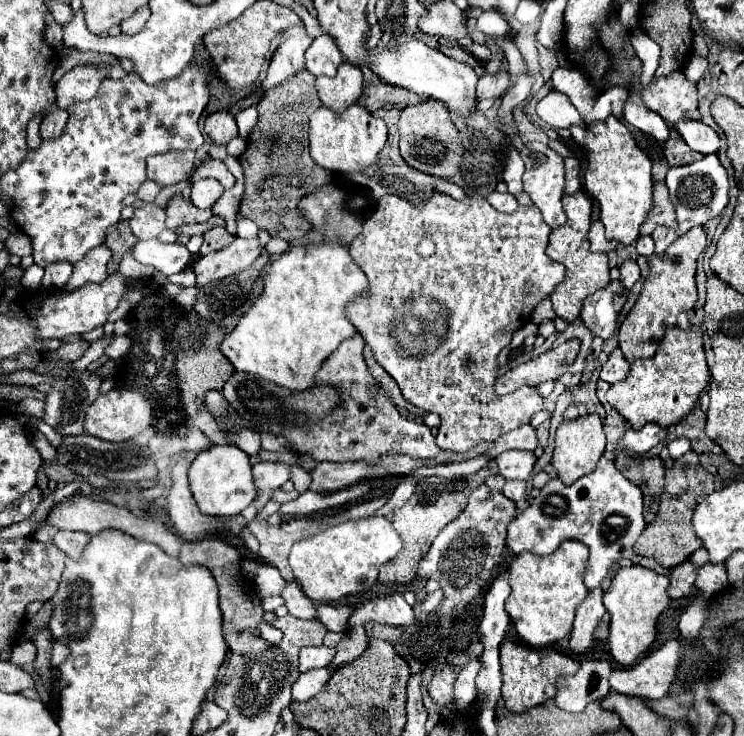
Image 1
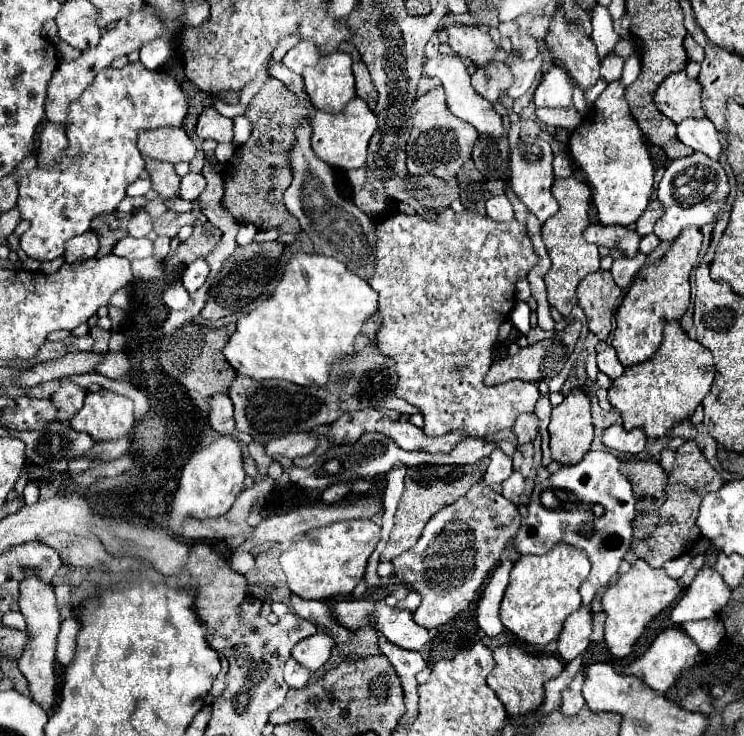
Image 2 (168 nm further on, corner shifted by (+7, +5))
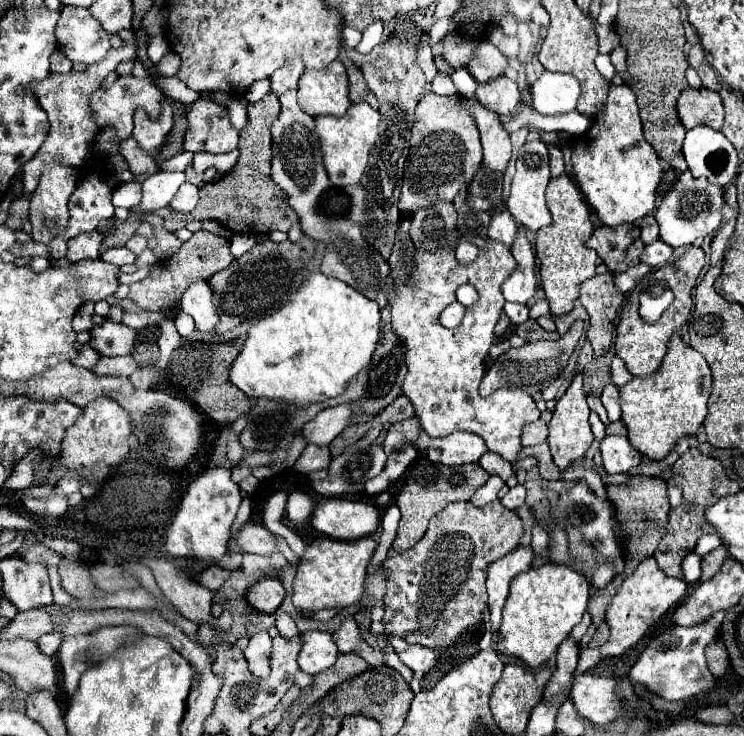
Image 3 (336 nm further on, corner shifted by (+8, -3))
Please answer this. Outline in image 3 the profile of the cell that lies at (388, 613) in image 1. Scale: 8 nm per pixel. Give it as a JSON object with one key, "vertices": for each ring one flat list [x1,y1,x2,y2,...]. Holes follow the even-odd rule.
{"vertices":[[389,634,387,640,395,648,397,656,401,658,401,662,405,666,409,666,413,672,425,674,437,662,437,656,439,656,437,650,431,650,431,648,425,648,425,646,417,646,417,644,407,644,403,638,397,638,397,634]]}

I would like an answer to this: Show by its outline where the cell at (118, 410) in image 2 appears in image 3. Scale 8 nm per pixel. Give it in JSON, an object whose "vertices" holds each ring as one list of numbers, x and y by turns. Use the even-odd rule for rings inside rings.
{"vertices":[[105,396,95,398,93,402,89,402,89,406,85,406,81,410,75,424,71,428,67,428,67,434,61,442,59,462,67,468,73,468,73,466,91,468,99,462,103,462,107,466,115,466,129,452,129,444,127,444,129,434,131,434,131,416,129,416,129,412,125,408,121,408,111,398,105,398]]}

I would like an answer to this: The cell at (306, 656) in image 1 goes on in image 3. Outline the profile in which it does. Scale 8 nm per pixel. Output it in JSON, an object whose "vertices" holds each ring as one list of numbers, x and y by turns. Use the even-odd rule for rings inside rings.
{"vertices":[[303,632,303,648,297,656,299,668,307,674,319,674,335,664,339,650,329,632]]}

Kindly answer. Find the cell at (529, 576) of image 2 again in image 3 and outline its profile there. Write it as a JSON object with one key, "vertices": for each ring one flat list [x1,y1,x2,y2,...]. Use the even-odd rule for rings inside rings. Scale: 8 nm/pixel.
{"vertices":[[553,562,529,568,511,582,509,598,503,610,503,622,499,628,499,650,503,654,521,658,533,668,541,666,569,636,573,626,581,622,589,598,589,580,573,568]]}

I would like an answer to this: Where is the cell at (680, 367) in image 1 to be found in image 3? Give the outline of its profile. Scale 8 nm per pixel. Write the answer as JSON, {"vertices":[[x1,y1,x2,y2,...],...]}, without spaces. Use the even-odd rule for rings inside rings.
{"vertices":[[675,332,669,340,669,348,667,348,667,354,665,354,659,370,649,376,643,376,643,378,633,376,625,386,619,388,619,394,621,394,621,412,623,412,621,420,627,426,629,442,643,456,647,456,651,460,663,460,671,452,671,448,677,444,679,438,693,436,697,432,697,428,703,424,703,420,707,416,707,400,711,394,711,370,703,358,703,354,699,354,697,350,687,346,681,340,681,336]]}

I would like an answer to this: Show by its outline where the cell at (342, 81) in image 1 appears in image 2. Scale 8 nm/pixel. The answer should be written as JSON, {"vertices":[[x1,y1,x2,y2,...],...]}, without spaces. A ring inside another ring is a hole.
{"vertices":[[332,52,322,56,322,62,306,68,304,86,316,110,340,112,354,96,352,58,346,52]]}

